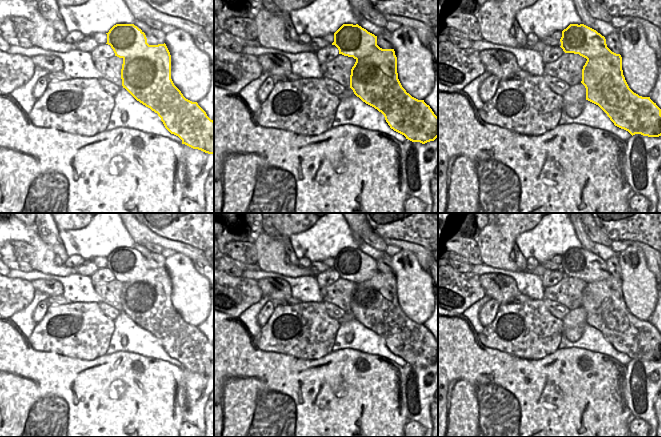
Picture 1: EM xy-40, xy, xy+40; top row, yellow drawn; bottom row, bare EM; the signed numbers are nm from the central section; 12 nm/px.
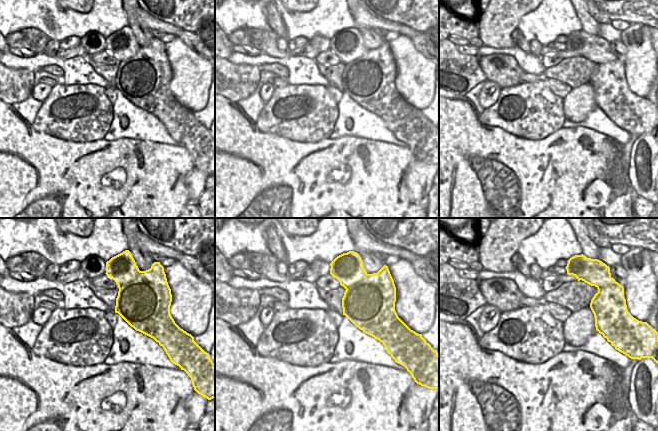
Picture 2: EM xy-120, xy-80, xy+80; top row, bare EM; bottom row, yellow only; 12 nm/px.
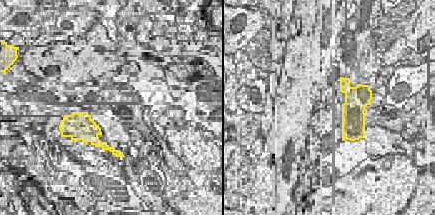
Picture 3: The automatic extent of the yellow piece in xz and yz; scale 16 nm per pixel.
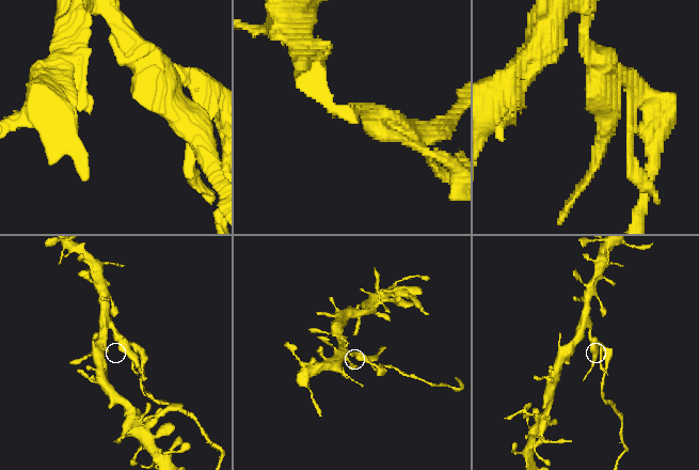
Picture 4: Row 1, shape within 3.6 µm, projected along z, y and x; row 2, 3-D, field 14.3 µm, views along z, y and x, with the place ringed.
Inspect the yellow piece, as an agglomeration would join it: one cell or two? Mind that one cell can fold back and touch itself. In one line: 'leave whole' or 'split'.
split

